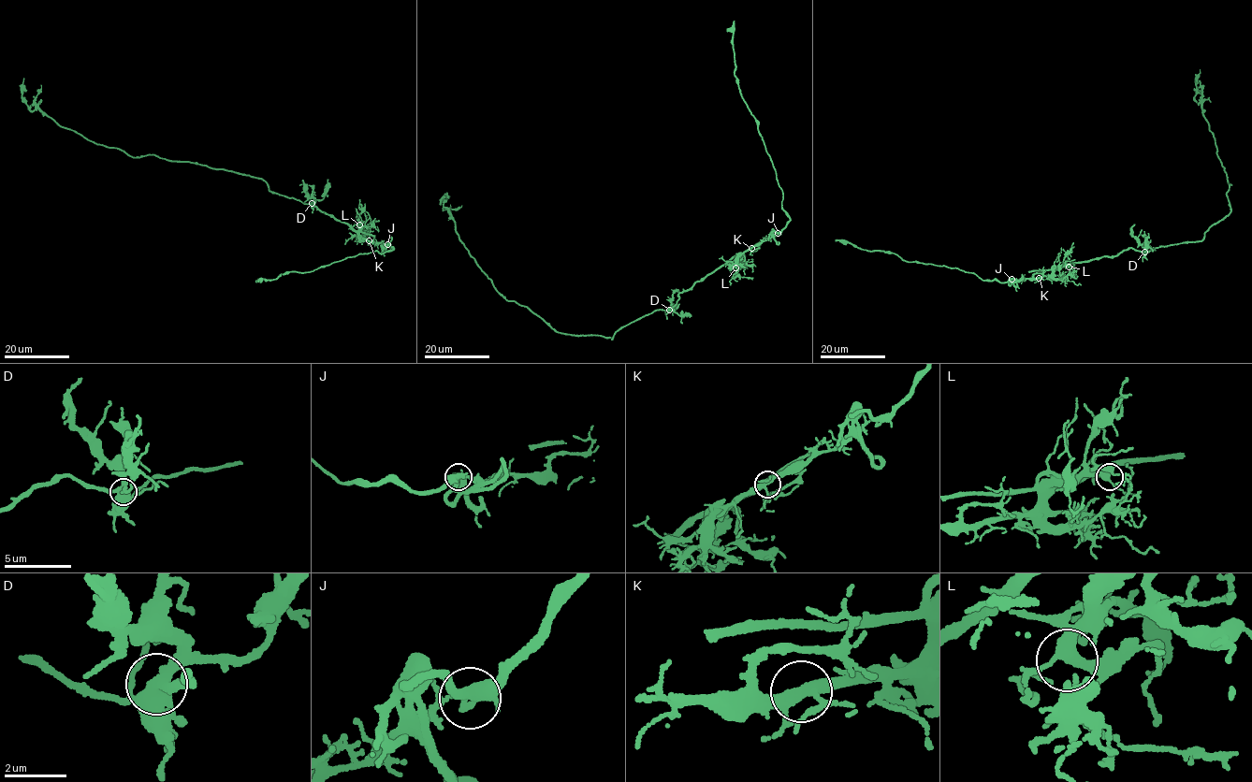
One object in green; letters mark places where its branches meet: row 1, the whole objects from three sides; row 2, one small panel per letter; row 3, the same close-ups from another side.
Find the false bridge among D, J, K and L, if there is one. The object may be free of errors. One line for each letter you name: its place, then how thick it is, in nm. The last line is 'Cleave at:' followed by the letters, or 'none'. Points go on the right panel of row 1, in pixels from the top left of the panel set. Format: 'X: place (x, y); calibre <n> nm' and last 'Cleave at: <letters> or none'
J: place (1011, 279); calibre 360 nm
Cleave at: J

